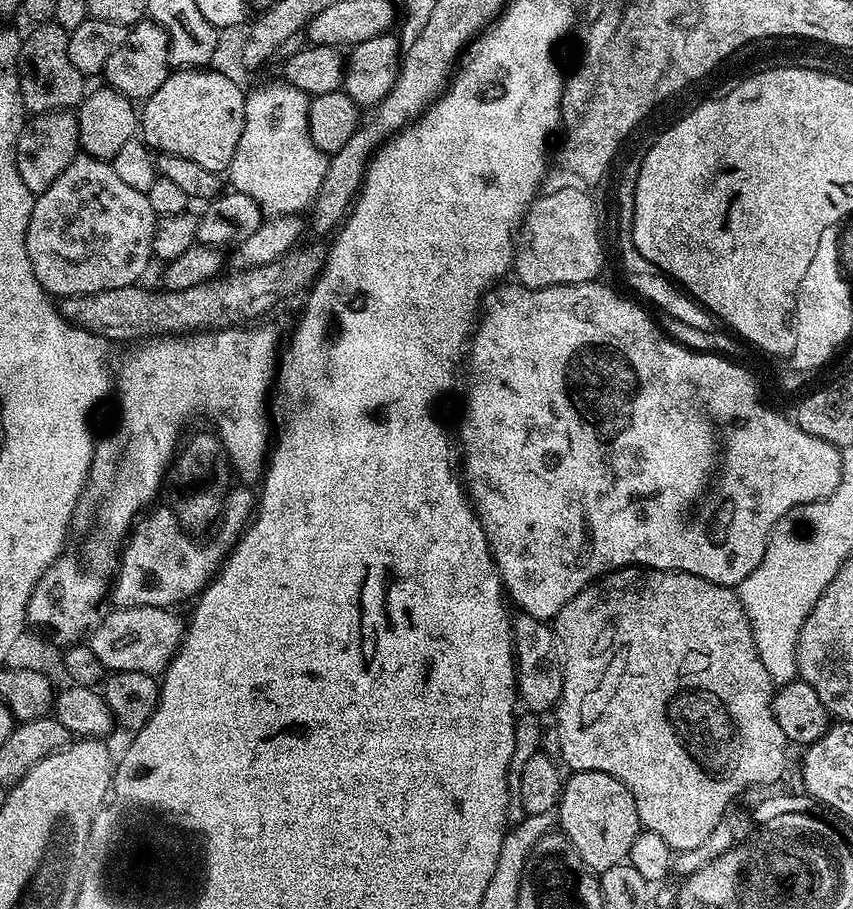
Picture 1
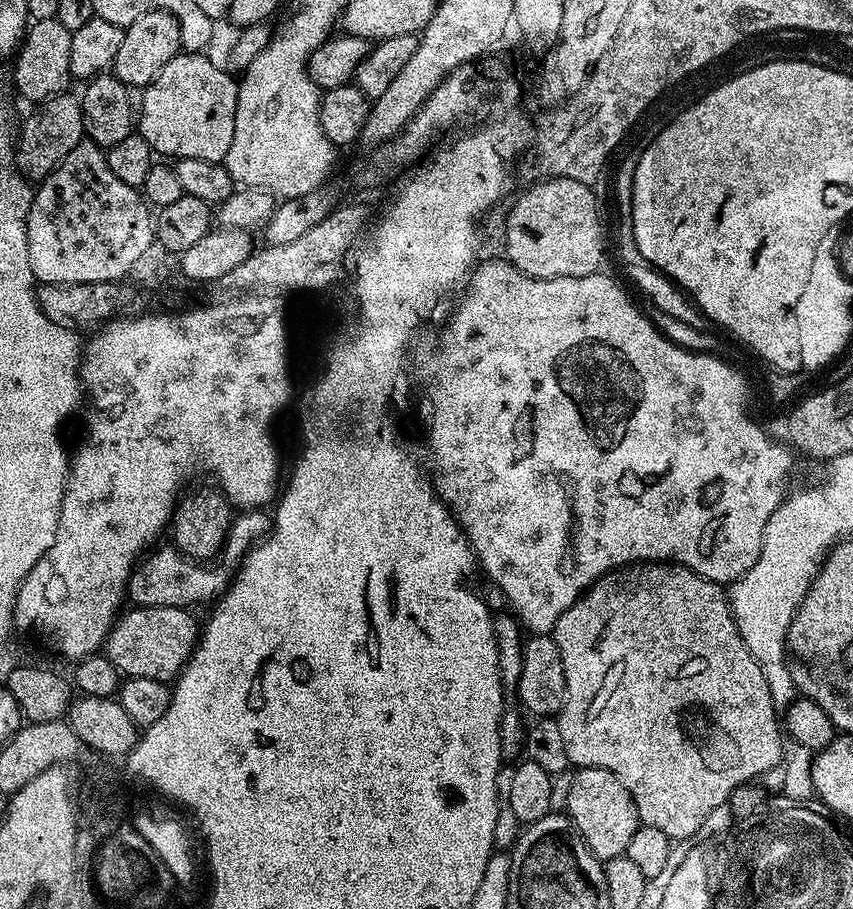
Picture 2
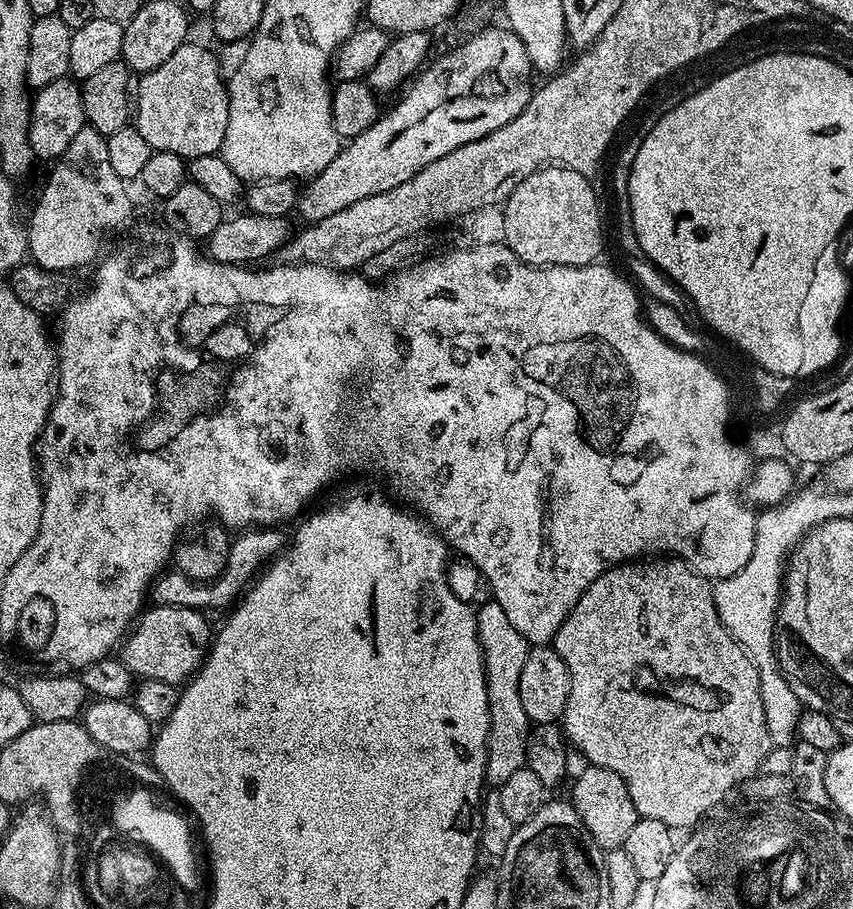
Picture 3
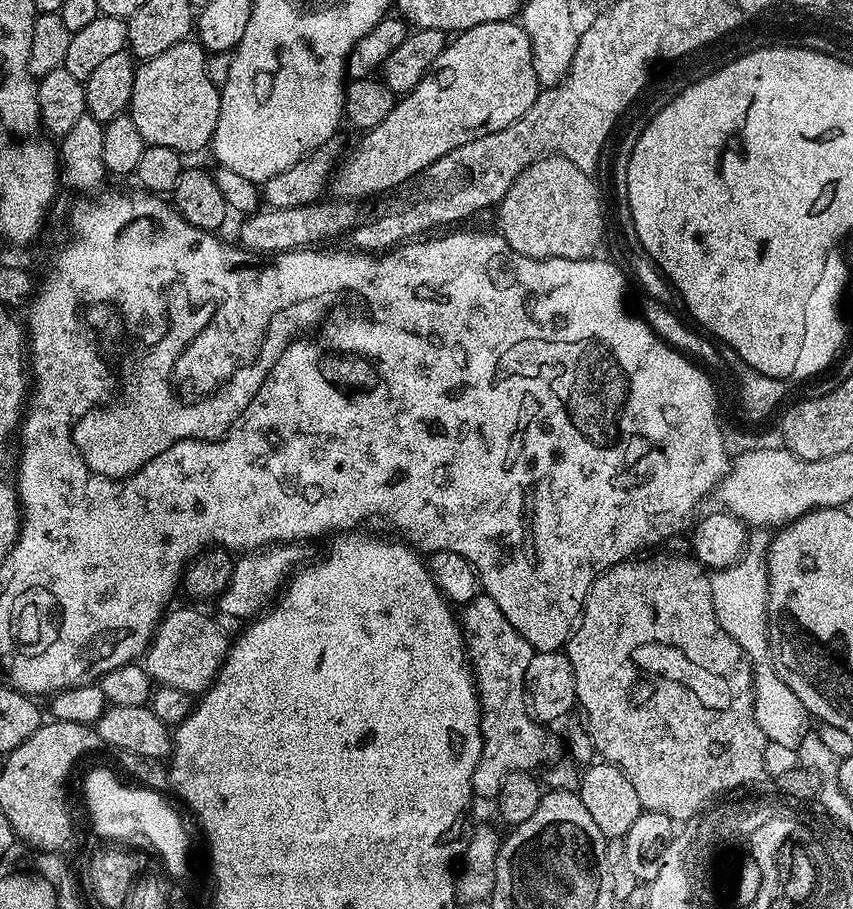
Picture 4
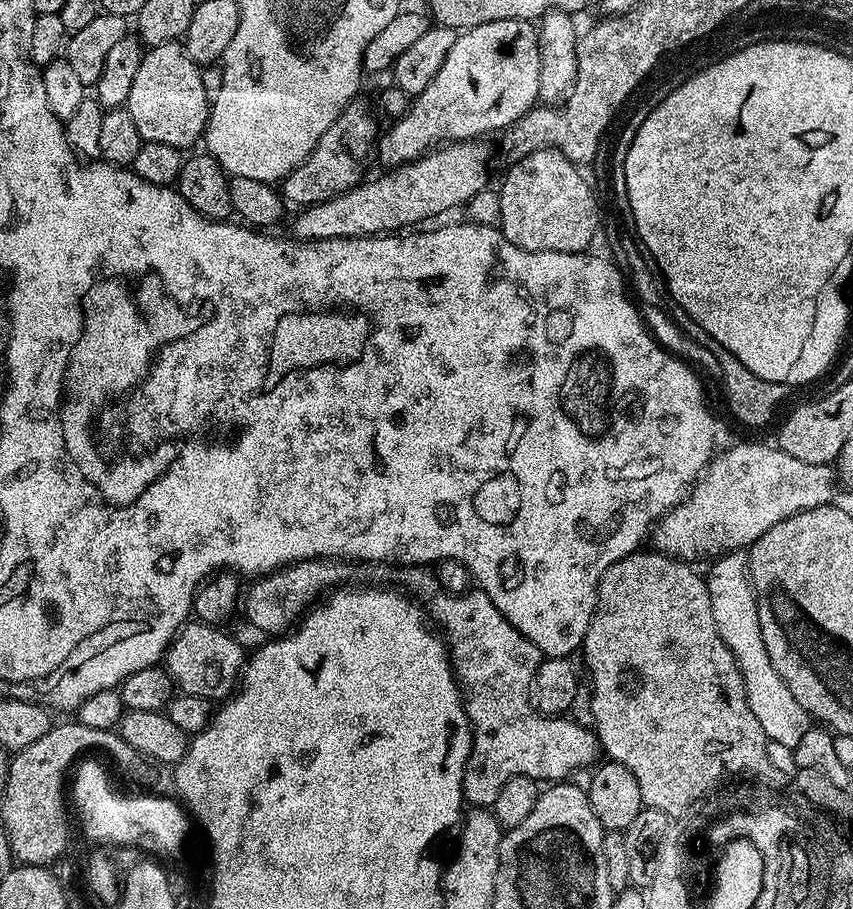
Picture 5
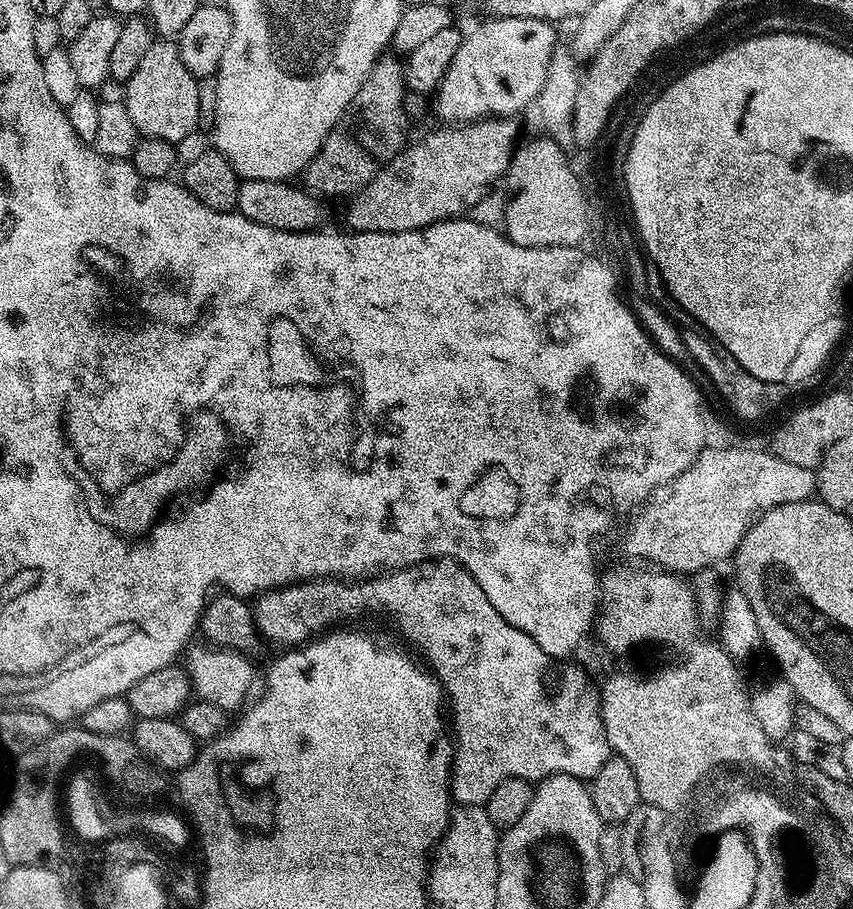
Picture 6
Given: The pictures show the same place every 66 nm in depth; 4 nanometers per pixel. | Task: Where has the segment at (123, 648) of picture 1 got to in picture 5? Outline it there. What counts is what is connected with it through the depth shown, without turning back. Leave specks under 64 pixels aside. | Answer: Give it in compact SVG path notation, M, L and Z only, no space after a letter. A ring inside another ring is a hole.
M193 619L185 622L168 643L163 667L172 677L173 685L185 696L201 696L213 702L223 702L232 695L246 663L246 651L232 636L224 633L223 627L203 624Z

